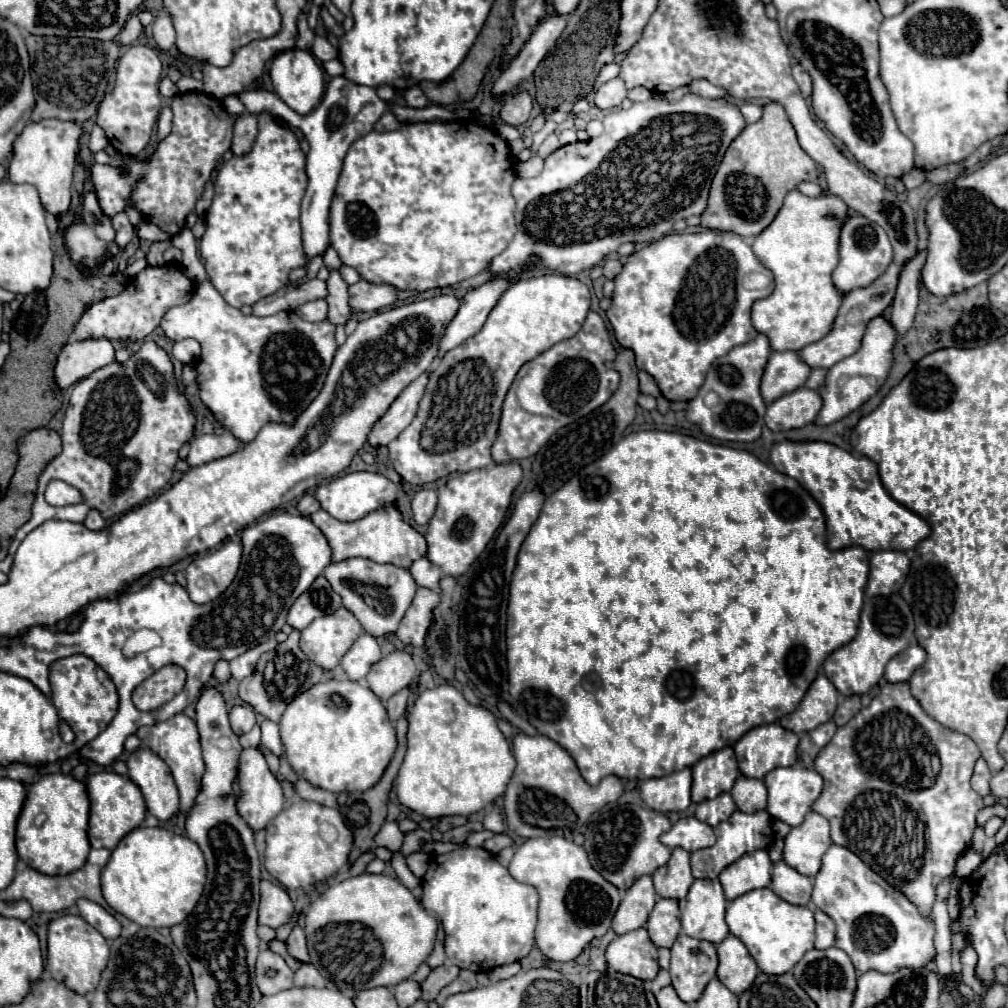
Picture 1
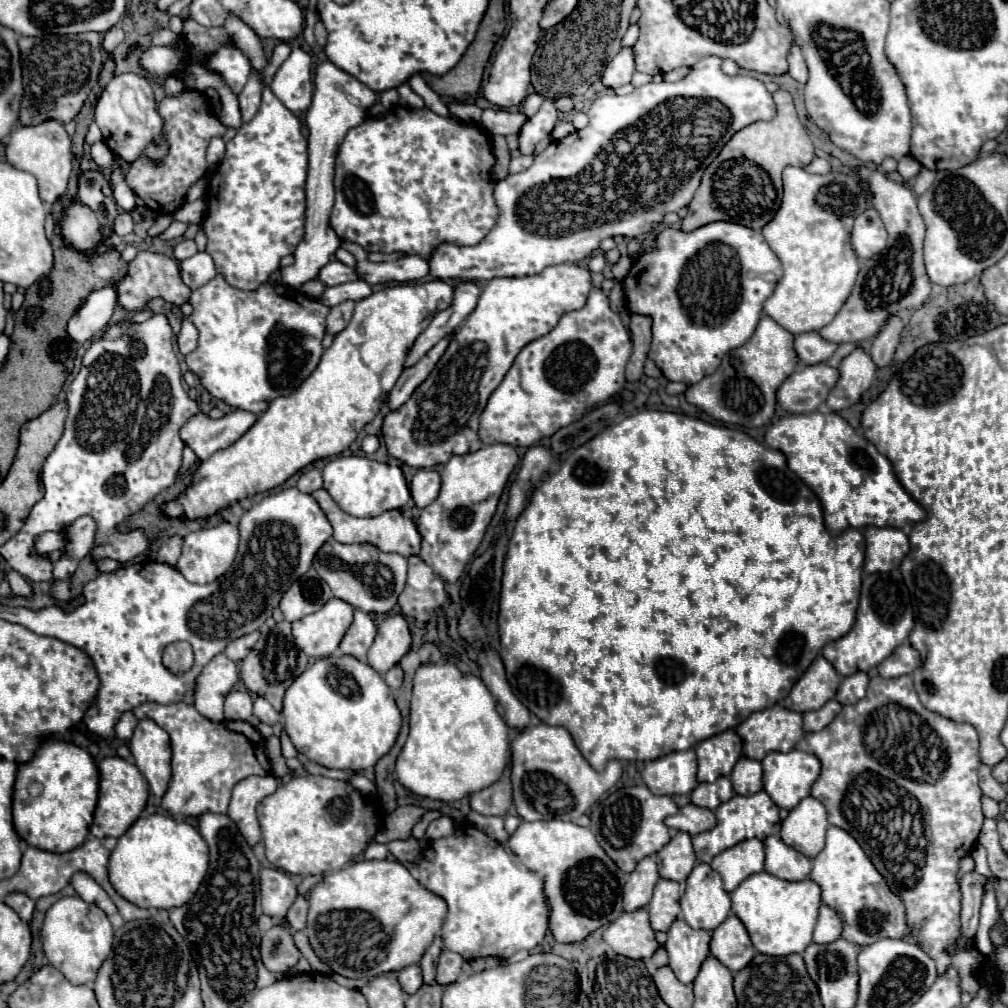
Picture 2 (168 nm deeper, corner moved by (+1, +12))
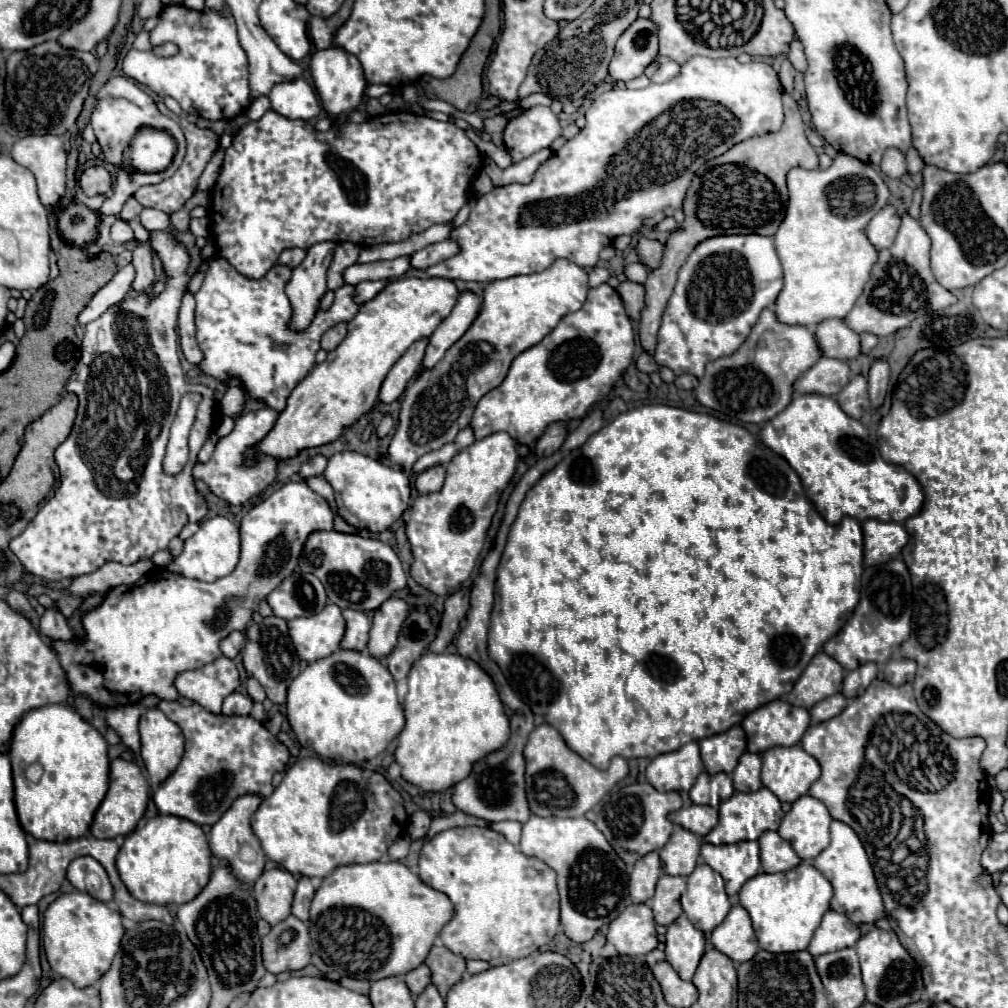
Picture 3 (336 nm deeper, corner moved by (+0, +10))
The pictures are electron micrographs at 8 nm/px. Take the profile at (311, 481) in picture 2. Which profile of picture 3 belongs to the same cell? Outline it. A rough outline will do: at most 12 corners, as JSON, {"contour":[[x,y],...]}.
{"contour":[[321,454],[313,456],[301,466],[303,480],[311,476],[321,476],[327,458]]}

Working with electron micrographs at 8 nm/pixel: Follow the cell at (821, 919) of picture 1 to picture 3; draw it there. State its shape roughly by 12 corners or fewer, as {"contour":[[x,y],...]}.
{"contour":[[829,910],[807,950],[819,956],[855,946],[861,930]]}

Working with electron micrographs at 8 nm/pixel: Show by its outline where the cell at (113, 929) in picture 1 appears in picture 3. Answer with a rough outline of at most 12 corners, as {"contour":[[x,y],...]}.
{"contour":[[91,856],[75,858],[67,880],[101,902],[111,902],[107,872]]}

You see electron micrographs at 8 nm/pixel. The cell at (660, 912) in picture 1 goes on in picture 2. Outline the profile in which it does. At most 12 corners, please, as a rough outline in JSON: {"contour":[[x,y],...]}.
{"contour":[[658,880],[646,906],[656,932],[668,932],[680,916],[682,888]]}

